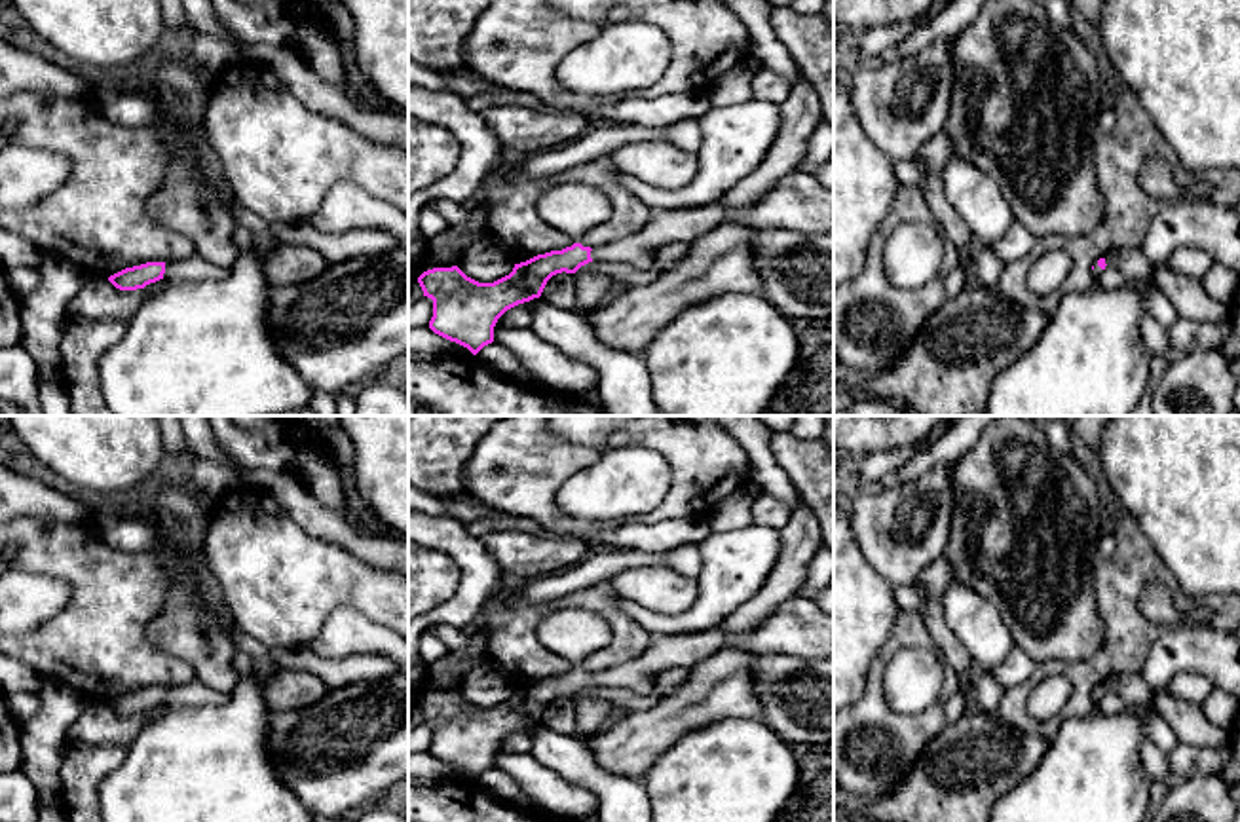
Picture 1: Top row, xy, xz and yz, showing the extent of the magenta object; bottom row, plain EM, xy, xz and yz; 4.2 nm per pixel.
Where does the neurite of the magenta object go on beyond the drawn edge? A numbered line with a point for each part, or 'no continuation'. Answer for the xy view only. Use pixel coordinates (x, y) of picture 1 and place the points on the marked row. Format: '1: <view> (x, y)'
1: xy (196, 268)

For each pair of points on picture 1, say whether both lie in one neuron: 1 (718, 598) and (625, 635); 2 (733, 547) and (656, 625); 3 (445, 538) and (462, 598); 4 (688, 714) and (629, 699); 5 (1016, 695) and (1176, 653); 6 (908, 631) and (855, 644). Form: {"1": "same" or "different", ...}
{"1": "different", "2": "same", "3": "same", "4": "different", "5": "different", "6": "different"}

